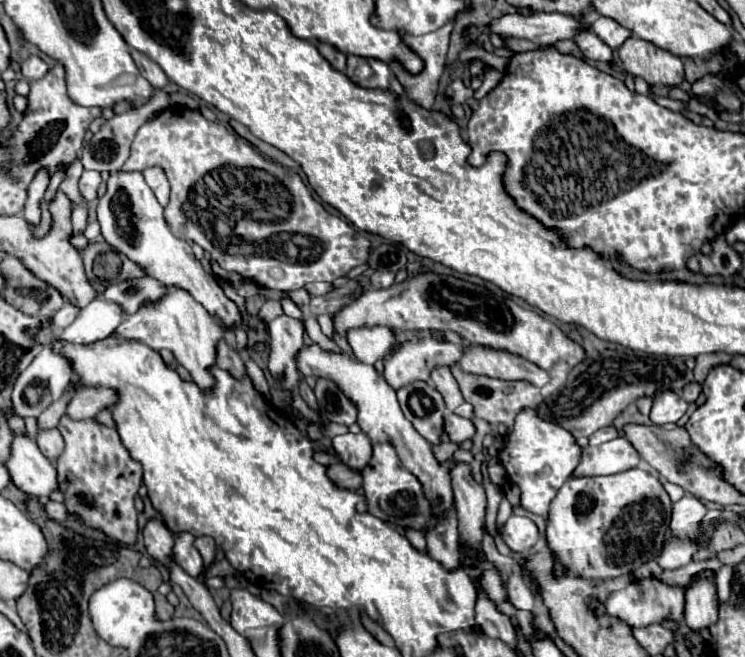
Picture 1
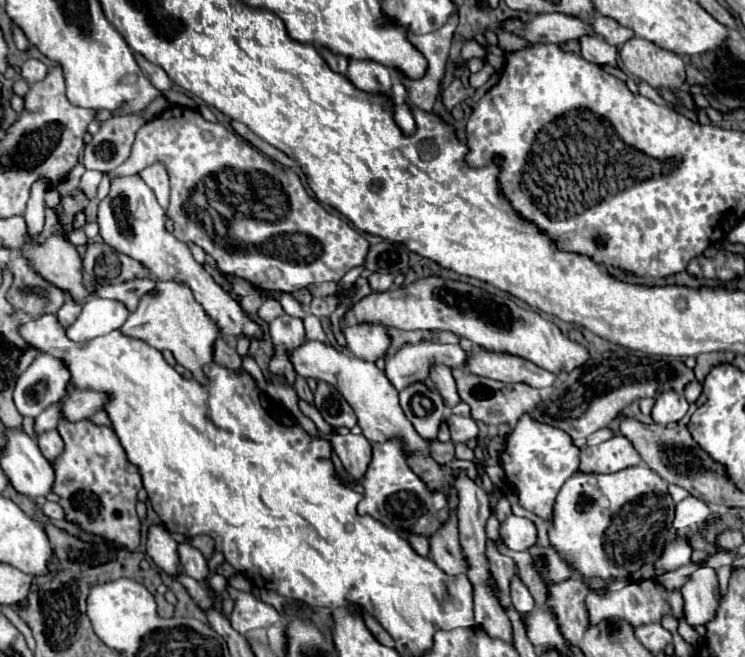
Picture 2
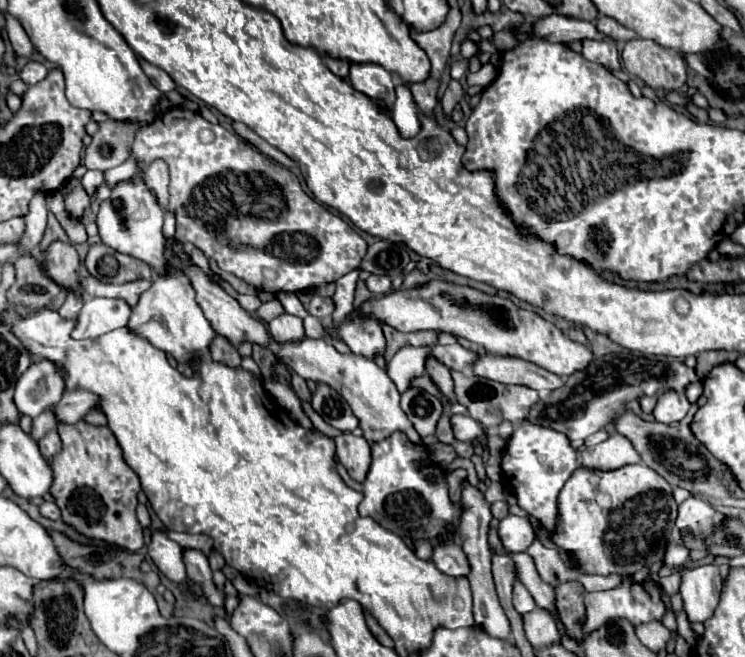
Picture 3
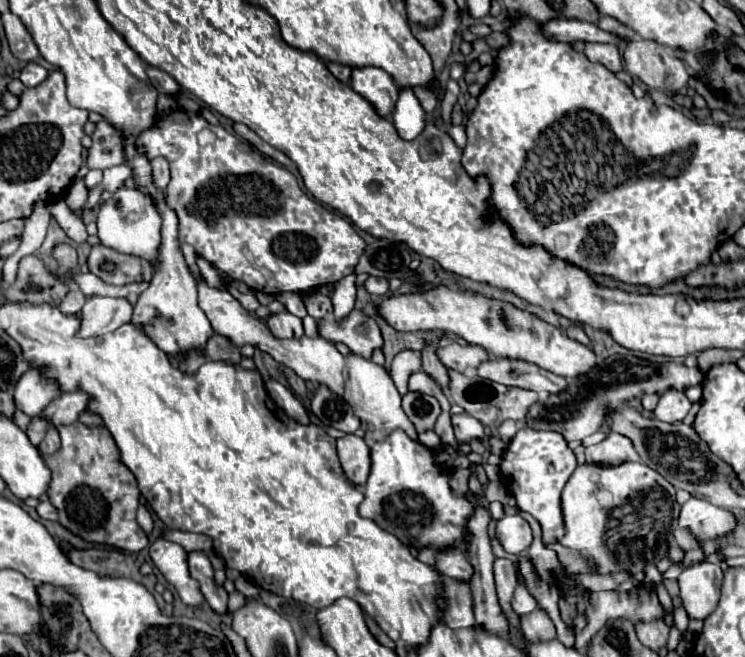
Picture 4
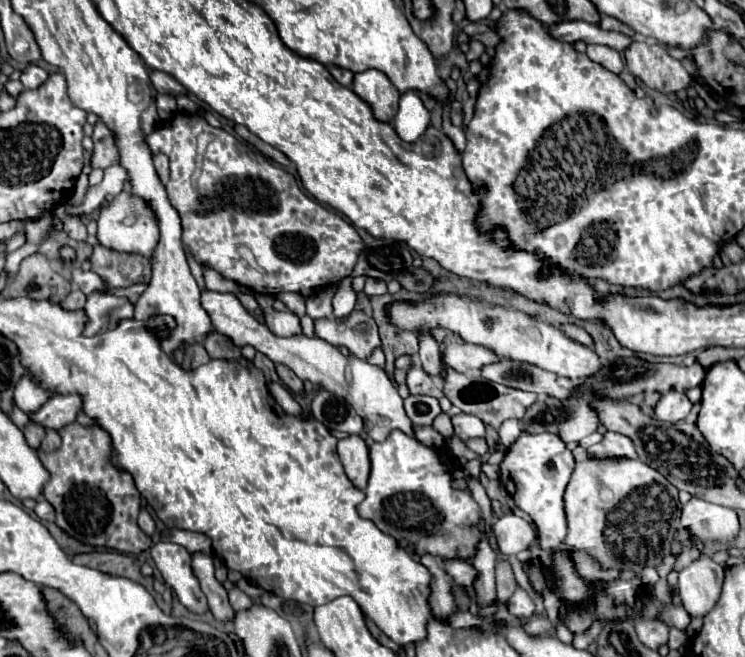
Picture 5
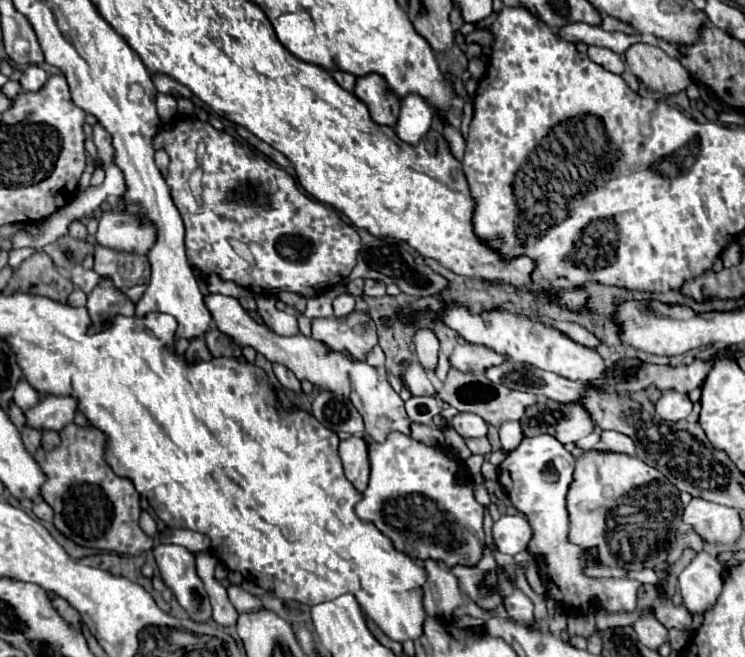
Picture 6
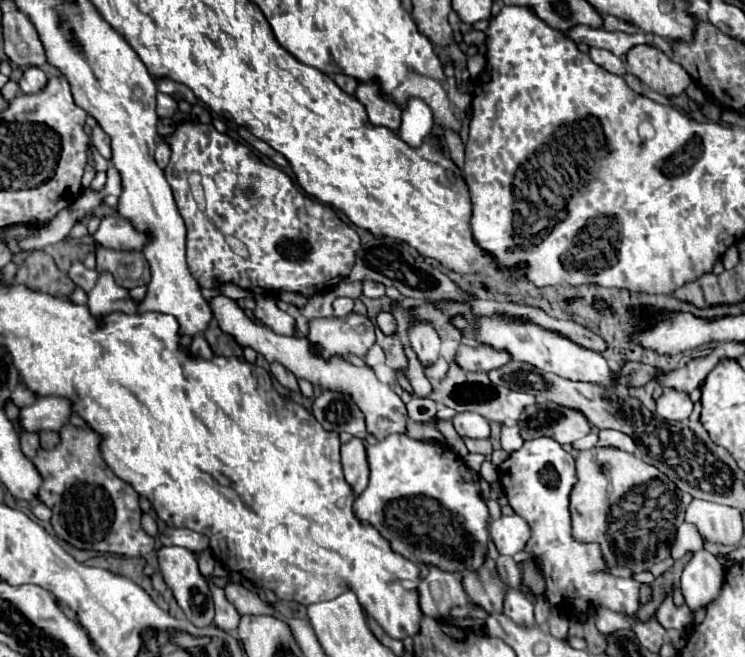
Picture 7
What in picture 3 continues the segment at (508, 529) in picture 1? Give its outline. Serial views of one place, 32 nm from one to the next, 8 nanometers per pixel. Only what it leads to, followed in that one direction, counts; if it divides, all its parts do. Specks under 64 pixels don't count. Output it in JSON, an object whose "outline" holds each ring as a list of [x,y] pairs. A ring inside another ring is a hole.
{"outline":[[[512,514],[506,516],[504,520],[500,520],[498,534],[500,534],[502,546],[510,552],[528,550],[528,546],[536,538],[536,532],[534,532],[534,526],[530,524],[530,520],[520,518],[520,516],[512,516]]]}

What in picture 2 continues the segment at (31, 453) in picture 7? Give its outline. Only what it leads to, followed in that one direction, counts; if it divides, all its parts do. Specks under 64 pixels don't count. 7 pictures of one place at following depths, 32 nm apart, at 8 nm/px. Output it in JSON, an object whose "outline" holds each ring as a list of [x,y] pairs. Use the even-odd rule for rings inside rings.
{"outline":[[[62,402],[52,404],[50,408],[46,408],[38,418],[36,418],[36,434],[42,434],[46,430],[56,428],[58,420],[62,418]]]}

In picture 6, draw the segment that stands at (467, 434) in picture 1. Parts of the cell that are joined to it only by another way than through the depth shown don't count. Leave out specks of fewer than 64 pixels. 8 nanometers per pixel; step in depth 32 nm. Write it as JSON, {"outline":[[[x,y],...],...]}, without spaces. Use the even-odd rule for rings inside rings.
{"outline":[[[460,412],[450,420],[450,424],[462,438],[482,438],[488,434],[488,424],[474,414]]]}

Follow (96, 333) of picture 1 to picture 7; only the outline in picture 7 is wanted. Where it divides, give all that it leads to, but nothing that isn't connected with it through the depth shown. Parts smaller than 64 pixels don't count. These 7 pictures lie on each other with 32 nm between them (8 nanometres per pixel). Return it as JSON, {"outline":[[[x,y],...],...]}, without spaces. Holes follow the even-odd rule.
{"outline":[[[104,272],[100,274],[92,292],[88,294],[88,308],[96,320],[102,320],[112,312],[136,314],[138,304],[128,296],[128,290],[124,290],[114,282],[112,274]]]}

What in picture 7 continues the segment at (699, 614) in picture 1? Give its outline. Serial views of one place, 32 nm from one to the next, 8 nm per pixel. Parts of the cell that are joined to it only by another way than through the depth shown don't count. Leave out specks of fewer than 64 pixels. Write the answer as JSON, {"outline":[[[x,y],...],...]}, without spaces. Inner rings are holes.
{"outline":[[[706,550],[694,552],[680,576],[680,588],[686,606],[696,612],[716,600],[724,582],[724,566]]]}

